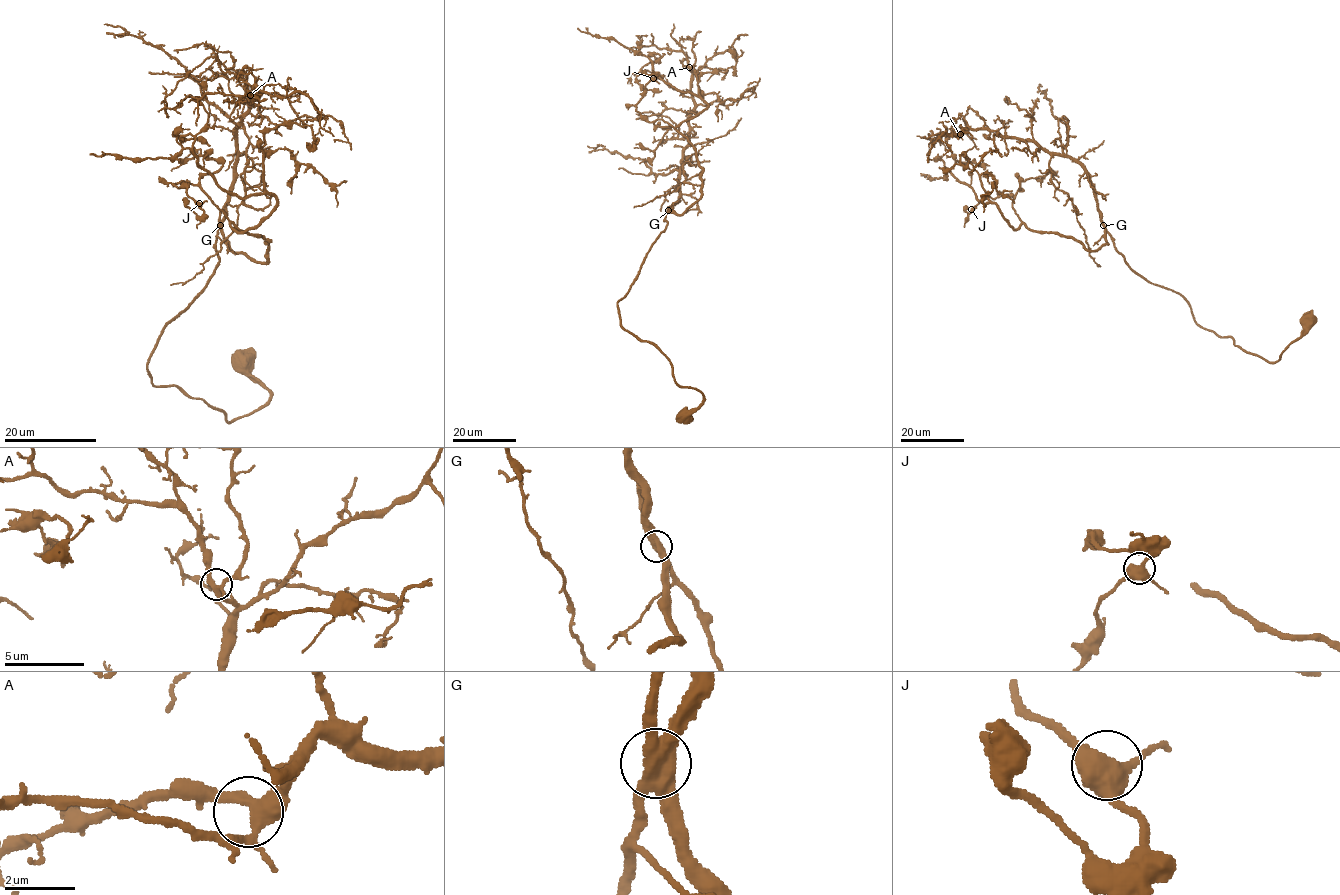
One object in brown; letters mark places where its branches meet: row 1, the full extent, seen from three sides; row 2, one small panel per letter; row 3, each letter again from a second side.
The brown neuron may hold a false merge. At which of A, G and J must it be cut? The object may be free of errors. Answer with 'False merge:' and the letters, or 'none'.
False merge: none

